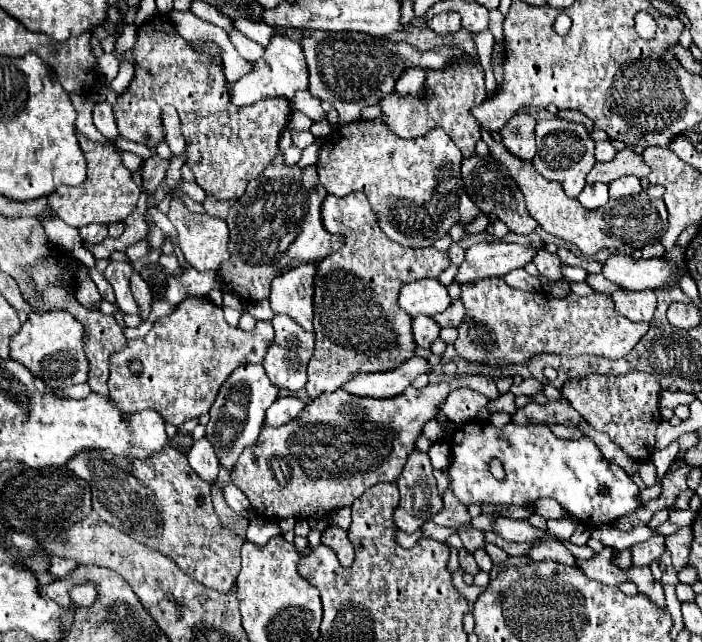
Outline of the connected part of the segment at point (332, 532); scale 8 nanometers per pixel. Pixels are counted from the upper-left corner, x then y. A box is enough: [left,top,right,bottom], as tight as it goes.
[321,526,353,566]

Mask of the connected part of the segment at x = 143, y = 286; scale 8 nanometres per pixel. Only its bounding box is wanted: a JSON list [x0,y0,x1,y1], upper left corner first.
[131,272,151,308]

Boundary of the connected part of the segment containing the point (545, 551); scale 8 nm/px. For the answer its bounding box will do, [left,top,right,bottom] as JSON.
[525,538,575,566]

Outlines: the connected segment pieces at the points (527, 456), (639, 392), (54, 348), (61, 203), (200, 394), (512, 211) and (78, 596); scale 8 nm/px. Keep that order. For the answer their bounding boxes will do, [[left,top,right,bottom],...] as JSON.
[[449,422,643,526],[561,372,661,460],[11,310,89,388],[49,132,139,226],[109,296,274,426],[461,156,539,234],[69,582,97,608]]

